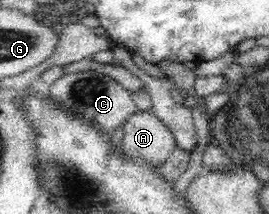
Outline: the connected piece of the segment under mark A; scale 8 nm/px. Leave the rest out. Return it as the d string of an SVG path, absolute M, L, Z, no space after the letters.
M149 111L133 114L122 126L125 158L145 162L155 169L165 164L176 149L173 135Z

